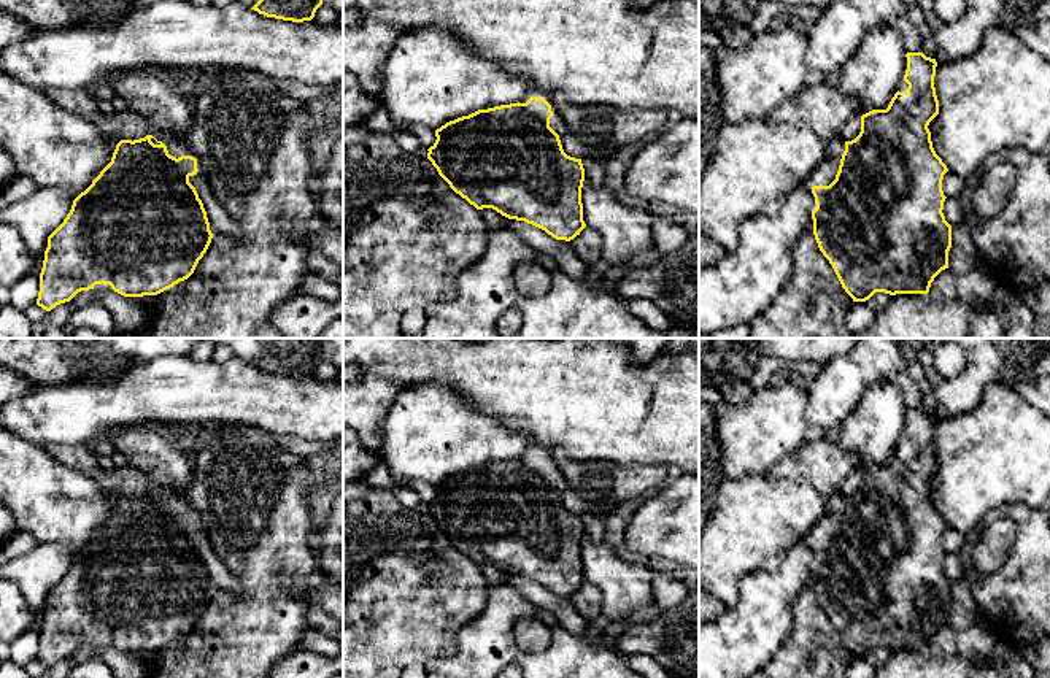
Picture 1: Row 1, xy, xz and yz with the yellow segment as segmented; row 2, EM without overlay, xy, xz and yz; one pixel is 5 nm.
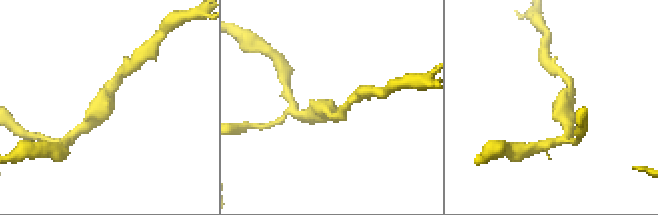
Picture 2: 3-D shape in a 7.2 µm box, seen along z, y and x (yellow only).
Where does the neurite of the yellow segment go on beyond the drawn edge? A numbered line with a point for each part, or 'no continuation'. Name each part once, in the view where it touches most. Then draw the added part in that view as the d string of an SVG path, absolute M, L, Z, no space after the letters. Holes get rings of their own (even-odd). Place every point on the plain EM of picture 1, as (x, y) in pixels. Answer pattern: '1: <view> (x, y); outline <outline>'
no continuation

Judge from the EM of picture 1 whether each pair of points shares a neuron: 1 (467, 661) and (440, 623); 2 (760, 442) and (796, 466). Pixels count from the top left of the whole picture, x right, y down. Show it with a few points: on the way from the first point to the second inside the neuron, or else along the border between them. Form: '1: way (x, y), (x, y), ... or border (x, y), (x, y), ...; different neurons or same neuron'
1: border (478, 616), (459, 631), (451, 656), (428, 661); different neurons
2: border (806, 440), (768, 472); different neurons

